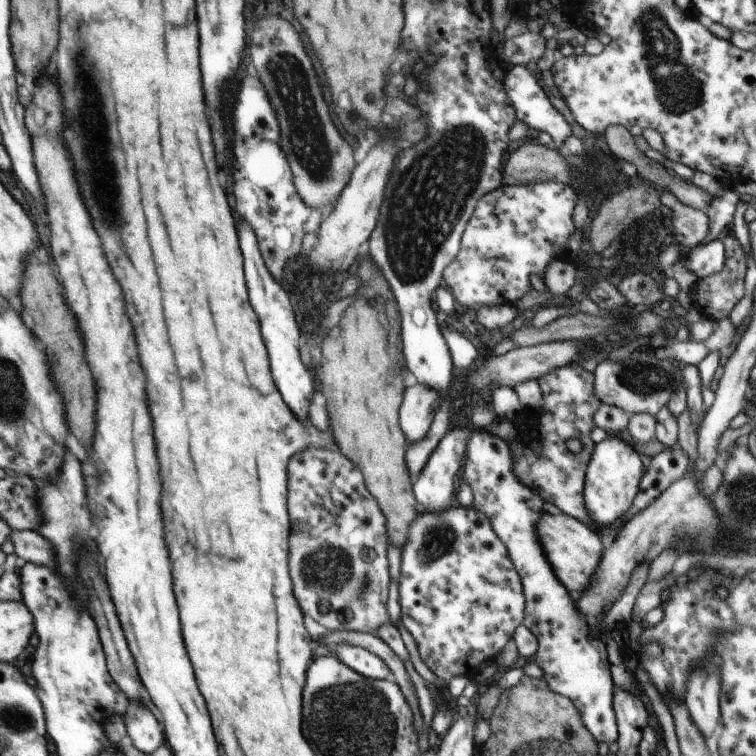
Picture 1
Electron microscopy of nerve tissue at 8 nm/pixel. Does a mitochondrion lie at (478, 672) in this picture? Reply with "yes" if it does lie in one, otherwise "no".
no

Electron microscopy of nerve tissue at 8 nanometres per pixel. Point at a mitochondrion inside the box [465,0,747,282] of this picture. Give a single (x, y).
(677, 90)

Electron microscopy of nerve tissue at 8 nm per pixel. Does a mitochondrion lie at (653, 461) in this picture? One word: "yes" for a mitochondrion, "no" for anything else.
no

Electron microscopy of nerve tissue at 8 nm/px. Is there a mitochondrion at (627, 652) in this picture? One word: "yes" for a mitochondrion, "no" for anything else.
no

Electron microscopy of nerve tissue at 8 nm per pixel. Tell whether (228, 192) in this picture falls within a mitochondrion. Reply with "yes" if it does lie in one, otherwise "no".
no

